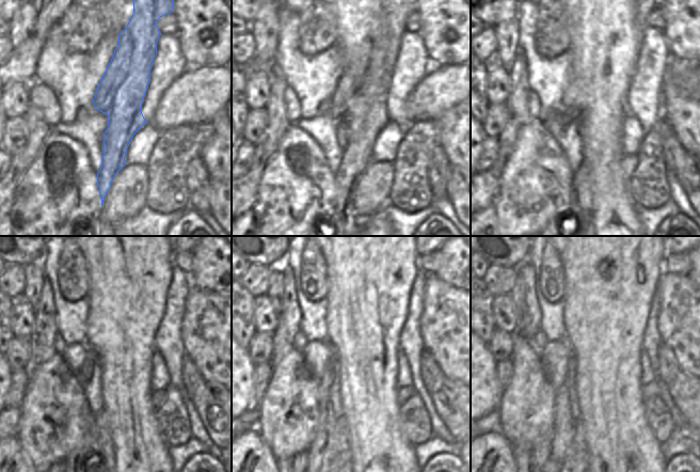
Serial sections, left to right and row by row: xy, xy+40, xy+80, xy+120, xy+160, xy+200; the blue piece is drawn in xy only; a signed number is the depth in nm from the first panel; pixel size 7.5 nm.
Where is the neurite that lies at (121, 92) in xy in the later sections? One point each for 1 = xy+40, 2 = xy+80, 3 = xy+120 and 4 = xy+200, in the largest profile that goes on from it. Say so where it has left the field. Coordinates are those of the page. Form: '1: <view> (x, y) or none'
1: xy+40 (360, 97)
2: xy+80 (582, 214)
3: xy+120 (104, 438)
4: xy+200 (577, 453)

